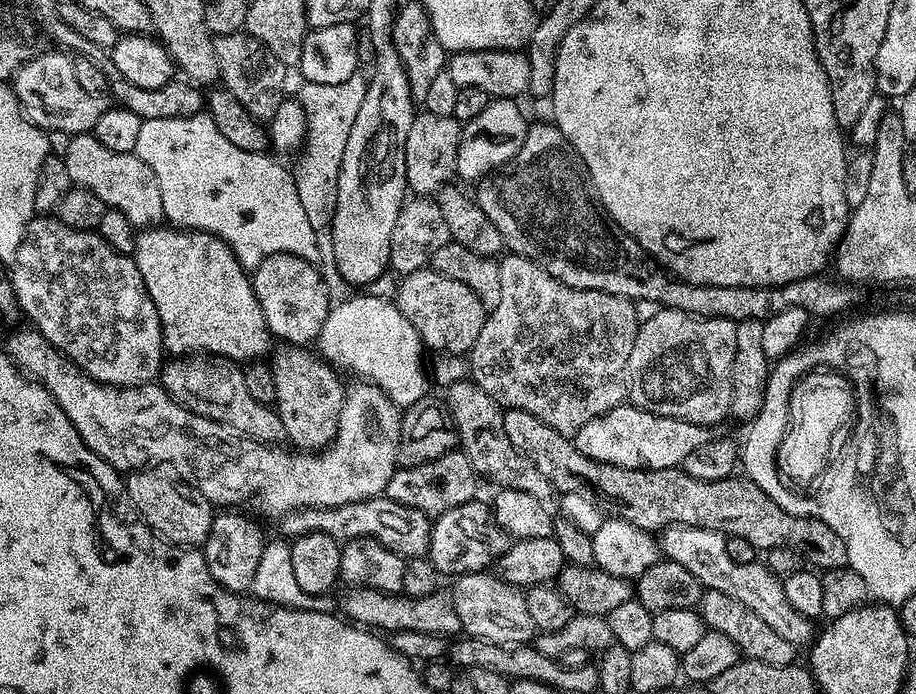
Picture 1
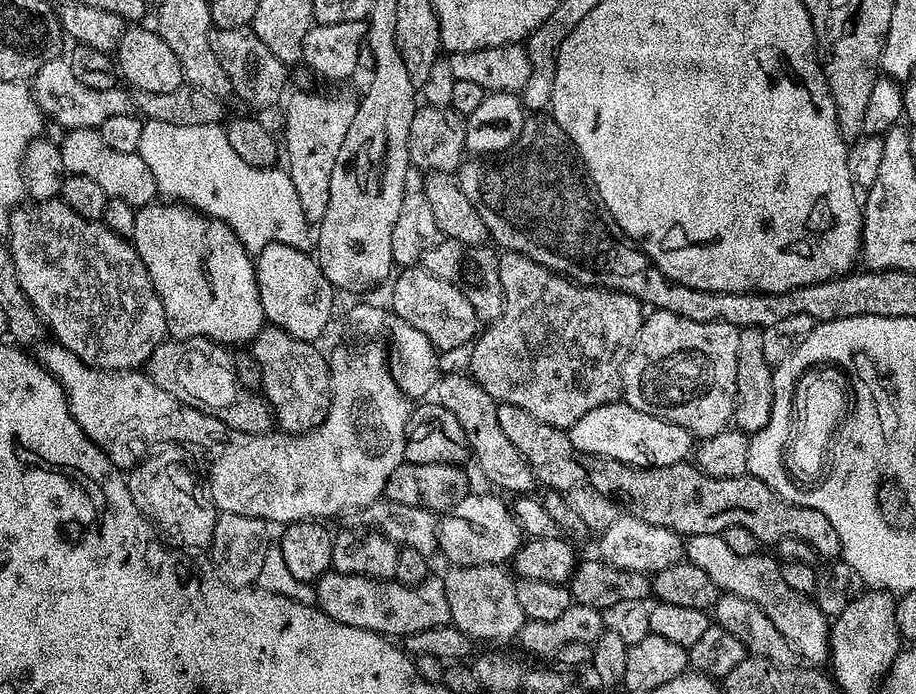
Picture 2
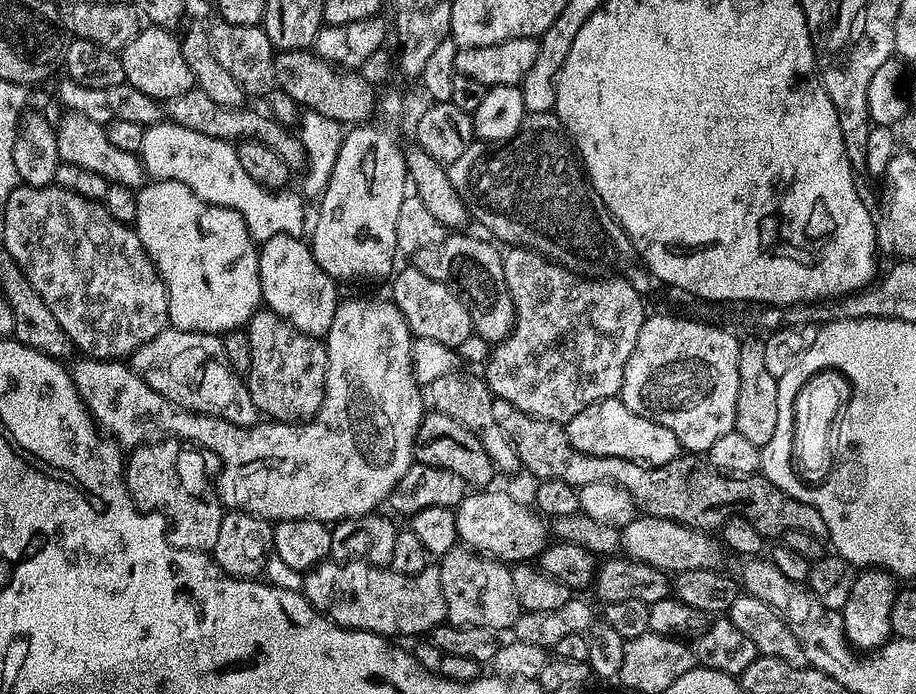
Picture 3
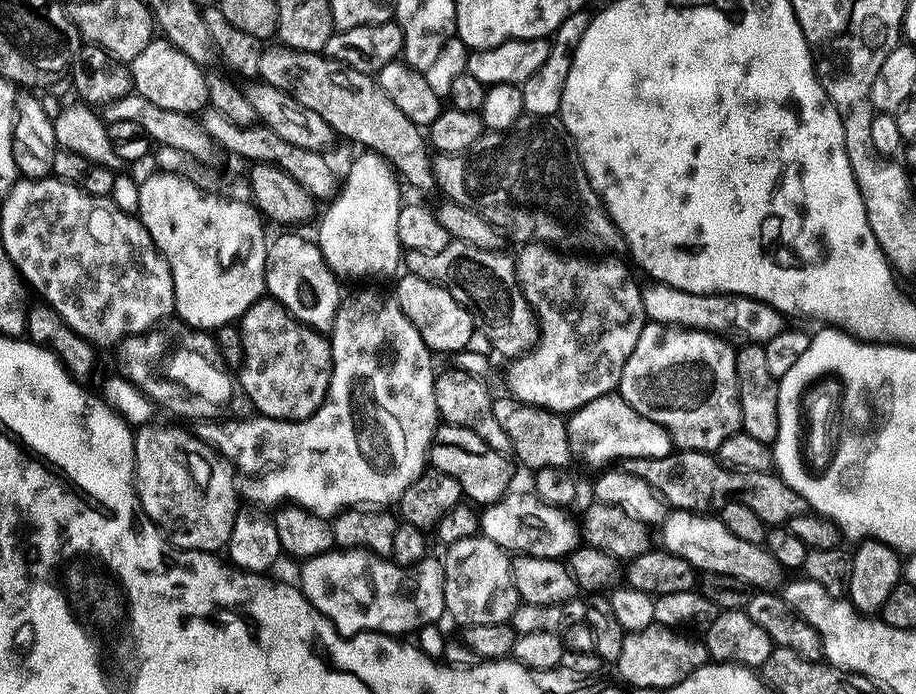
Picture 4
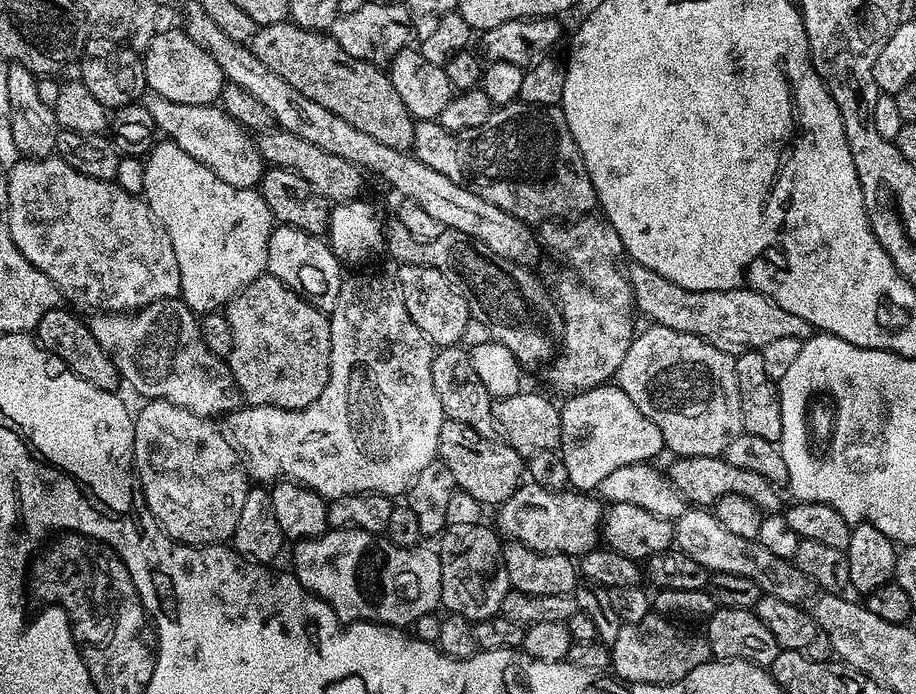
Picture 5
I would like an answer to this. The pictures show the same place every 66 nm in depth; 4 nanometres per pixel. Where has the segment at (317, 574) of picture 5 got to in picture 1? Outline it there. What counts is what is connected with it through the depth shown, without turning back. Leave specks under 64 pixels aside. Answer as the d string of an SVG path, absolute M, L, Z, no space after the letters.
M352 588L344 596L344 612L343 615L351 623L369 630L385 628L385 633L388 634L402 630L418 630L422 634L452 638L461 631L458 610L454 610L451 595L444 590L426 594L422 598L414 598L403 594L378 592L369 588Z

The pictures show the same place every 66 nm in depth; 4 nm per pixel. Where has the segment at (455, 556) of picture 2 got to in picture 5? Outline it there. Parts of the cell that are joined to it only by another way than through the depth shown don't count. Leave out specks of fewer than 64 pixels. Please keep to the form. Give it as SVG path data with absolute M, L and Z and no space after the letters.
M524 482L508 501L499 505L499 531L505 537L508 535L509 541L525 544L539 552L557 552L563 556L579 558L601 543L602 507L599 503L601 501L592 494L575 490L555 492Z

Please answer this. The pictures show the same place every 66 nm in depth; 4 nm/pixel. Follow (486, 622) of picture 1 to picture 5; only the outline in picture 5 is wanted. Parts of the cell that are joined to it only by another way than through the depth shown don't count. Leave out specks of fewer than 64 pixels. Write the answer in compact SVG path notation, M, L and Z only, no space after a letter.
M481 522L470 526L448 526L438 540L442 562L440 602L443 611L473 622L501 615L500 607L510 591L502 559L501 537L495 531L492 533L486 524Z

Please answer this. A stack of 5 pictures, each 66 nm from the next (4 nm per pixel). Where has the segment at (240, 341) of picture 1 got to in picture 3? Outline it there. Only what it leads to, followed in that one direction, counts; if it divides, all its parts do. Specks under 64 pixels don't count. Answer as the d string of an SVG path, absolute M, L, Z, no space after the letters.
M157 180L145 183L136 192L136 205L138 206L138 214L134 225L136 233L146 250L146 254L152 259L153 264L156 265L158 274L168 291L169 325L187 332L210 332L213 334L223 334L225 332L233 332L235 328L244 328L248 319L261 307L262 301L260 299L260 275L258 274L258 258L260 257L258 244L249 234L242 214L222 206L208 205L202 198L198 198L198 194L194 194L194 190L190 190L190 186L182 186L182 182L174 182L173 180Z

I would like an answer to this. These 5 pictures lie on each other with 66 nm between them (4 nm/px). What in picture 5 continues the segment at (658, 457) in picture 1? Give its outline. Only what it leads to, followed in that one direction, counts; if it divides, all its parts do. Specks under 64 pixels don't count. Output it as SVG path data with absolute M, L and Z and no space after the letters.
M615 383L600 384L585 392L578 392L567 397L568 401L560 404L560 459L566 462L568 483L575 491L585 494L599 489L602 478L607 478L614 470L631 464L646 464L655 461L659 452L665 451L662 430L630 402L630 398Z

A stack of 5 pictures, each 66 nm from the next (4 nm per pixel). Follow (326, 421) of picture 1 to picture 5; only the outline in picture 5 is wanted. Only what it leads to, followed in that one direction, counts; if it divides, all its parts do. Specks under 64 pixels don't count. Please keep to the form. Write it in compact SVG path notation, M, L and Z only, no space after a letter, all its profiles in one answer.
M270 275L260 276L250 282L226 305L232 345L226 363L232 371L241 397L249 405L271 408L305 408L326 390L330 378L330 316L311 300L287 288L282 281Z

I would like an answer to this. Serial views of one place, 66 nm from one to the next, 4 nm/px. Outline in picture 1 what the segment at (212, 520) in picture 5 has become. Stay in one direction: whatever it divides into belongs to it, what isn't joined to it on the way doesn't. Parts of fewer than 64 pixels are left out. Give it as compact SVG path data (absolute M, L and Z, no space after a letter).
M137 470L127 477L128 499L141 520L165 541L177 546L200 546L210 534L214 506L187 482L167 480L149 470Z

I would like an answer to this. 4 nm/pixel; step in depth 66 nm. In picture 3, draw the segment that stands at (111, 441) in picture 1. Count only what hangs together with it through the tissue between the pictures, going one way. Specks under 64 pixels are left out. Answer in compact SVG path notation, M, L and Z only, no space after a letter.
M341 299L336 306L334 322L330 322L330 330L326 337L326 347L330 353L330 363L326 374L326 390L324 401L318 409L315 417L307 422L298 424L281 424L279 422L264 422L268 424L253 423L251 426L232 424L223 420L221 416L207 416L201 412L187 412L185 408L179 408L174 402L170 402L162 394L155 392L150 386L146 386L139 374L133 372L127 363L118 360L93 360L91 358L76 358L70 364L72 381L82 398L82 402L88 408L92 419L111 439L115 440L121 449L131 450L140 447L145 442L155 442L161 438L175 438L181 442L187 442L192 446L213 452L220 459L220 477L215 477L214 487L220 496L220 502L225 509L234 512L248 512L252 516L261 516L263 520L275 522L277 520L323 520L325 522L339 522L347 520L349 516L366 516L377 511L379 504L383 505L388 495L394 490L398 478L406 474L406 470L414 462L416 451L416 435L419 434L420 423L426 415L426 396L421 385L416 383L414 375L414 360L410 355L414 337L408 329L406 318L393 304L391 299L384 300L344 300Z

